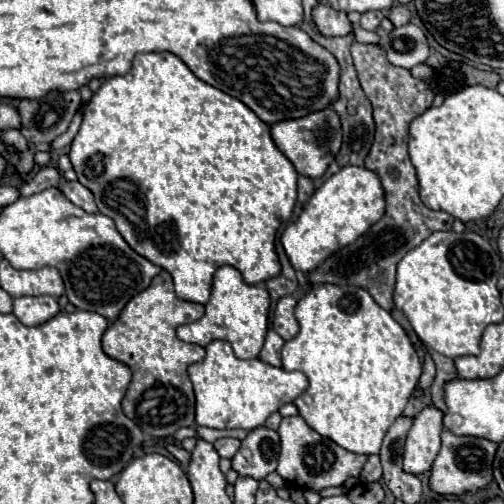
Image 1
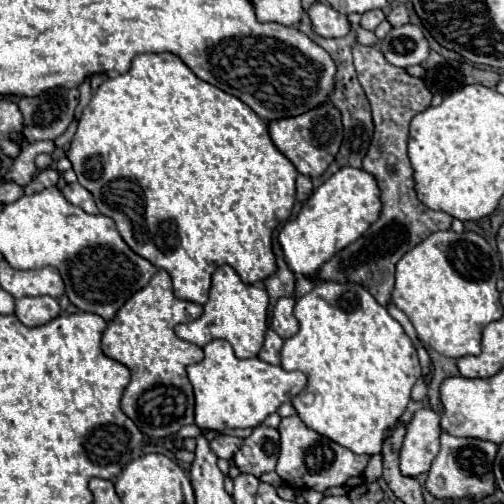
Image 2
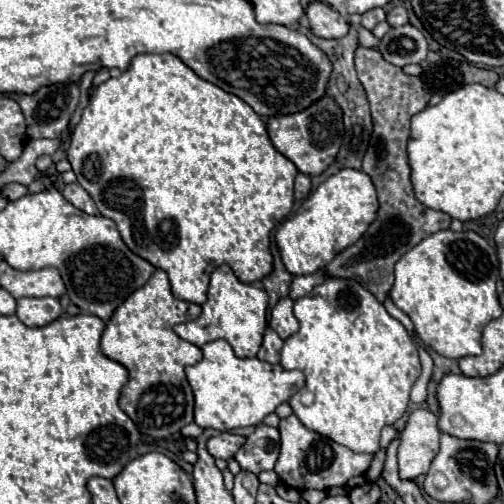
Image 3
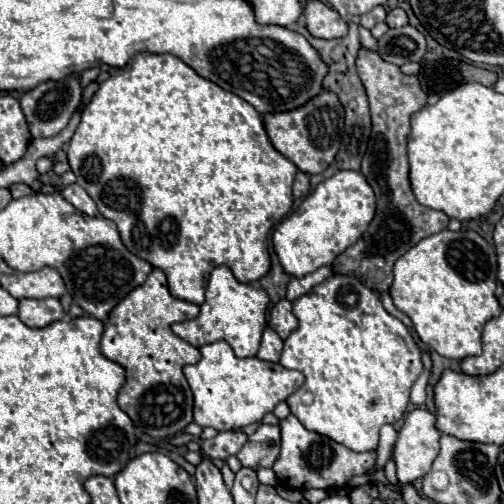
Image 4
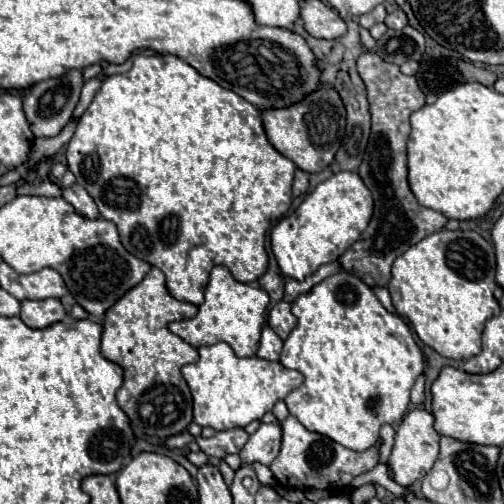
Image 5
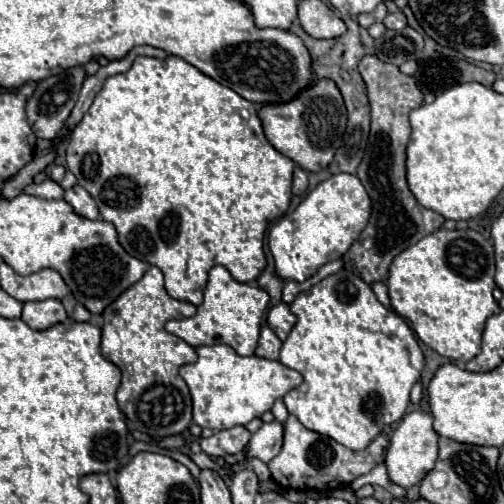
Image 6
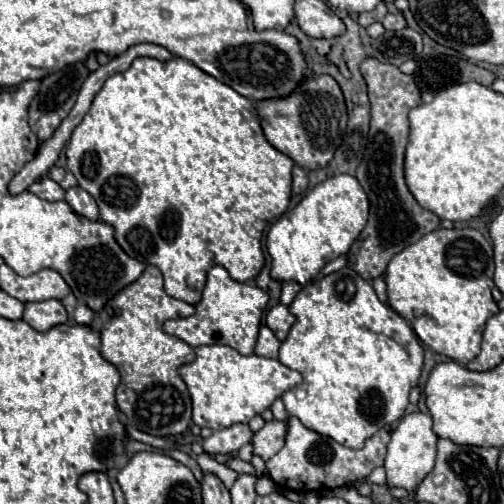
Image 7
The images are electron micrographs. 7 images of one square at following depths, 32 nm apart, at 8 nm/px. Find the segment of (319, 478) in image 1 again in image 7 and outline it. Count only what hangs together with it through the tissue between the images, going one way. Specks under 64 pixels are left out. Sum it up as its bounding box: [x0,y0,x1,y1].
[266,416,390,490]

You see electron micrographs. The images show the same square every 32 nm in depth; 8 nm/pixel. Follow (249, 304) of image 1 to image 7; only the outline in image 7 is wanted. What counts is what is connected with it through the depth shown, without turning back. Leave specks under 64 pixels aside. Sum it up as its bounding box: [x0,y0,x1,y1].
[164,266,268,356]

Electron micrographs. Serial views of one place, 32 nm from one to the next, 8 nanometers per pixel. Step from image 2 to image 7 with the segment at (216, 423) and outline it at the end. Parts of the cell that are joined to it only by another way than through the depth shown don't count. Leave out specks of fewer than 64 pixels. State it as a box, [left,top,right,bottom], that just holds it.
[178,344,302,430]

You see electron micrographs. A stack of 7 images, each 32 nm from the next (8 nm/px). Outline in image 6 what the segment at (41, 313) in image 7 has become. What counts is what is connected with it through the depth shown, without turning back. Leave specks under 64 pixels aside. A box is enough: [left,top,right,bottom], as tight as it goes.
[20,298,68,330]

